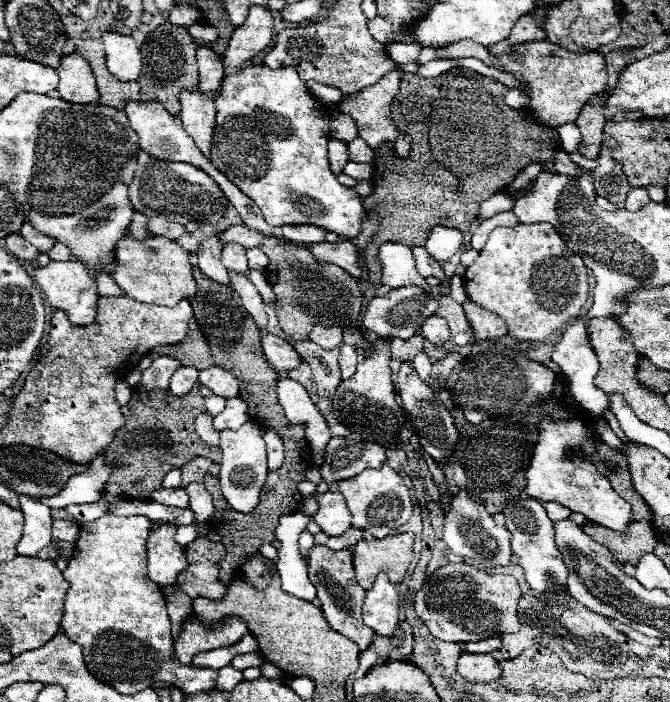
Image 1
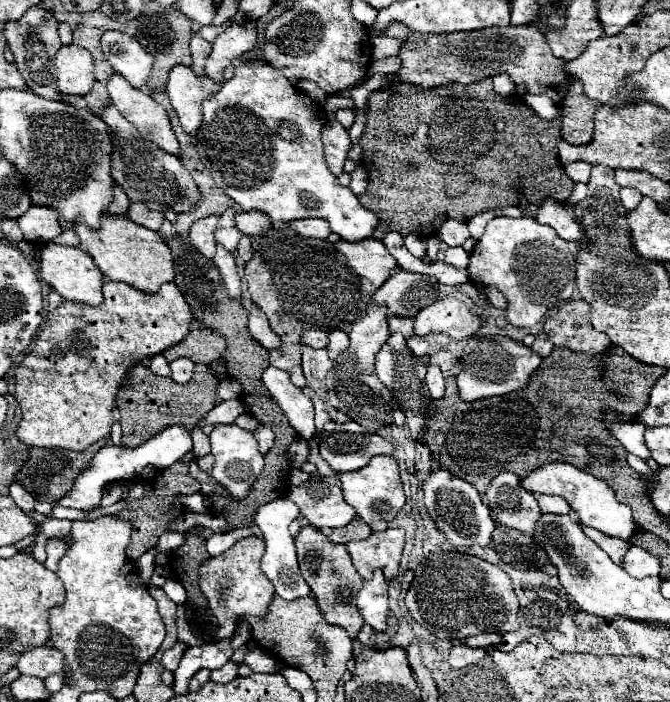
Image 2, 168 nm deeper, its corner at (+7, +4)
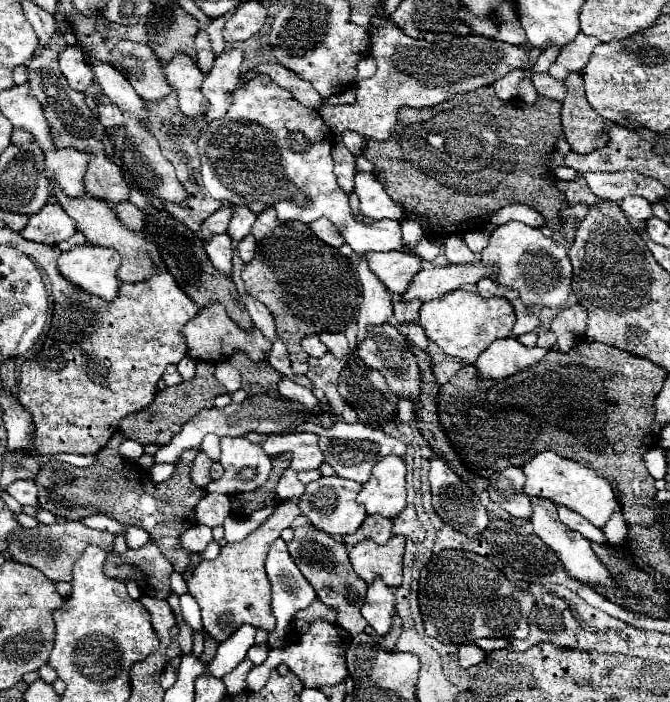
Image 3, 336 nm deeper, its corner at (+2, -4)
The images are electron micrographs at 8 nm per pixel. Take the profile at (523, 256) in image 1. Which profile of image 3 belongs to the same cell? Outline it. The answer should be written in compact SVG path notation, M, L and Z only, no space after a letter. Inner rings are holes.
M507 222L497 226L491 232L487 248L481 252L483 264L495 268L491 272L491 280L499 282L501 286L513 288L519 292L523 304L527 308L563 308L569 294L571 294L571 276L573 268L567 256L567 250L543 236L539 228L529 228L521 222Z

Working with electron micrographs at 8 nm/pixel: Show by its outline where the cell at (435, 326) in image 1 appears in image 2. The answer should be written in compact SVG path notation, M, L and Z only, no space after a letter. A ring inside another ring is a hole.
M446 296L418 312L414 332L418 336L426 336L430 332L444 332L454 340L464 340L474 336L482 324L484 320L464 302L454 296Z

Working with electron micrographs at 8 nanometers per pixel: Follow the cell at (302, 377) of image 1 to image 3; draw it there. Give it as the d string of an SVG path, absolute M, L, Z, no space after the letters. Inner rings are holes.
M275 210L259 214L251 234L257 240L255 259L243 265L241 277L247 292L271 310L277 336L287 346L293 374L305 376L307 354L301 348L301 340L323 330L345 332L357 320L363 302L357 276L359 256L343 256L337 248L315 238L303 222L279 222Z

